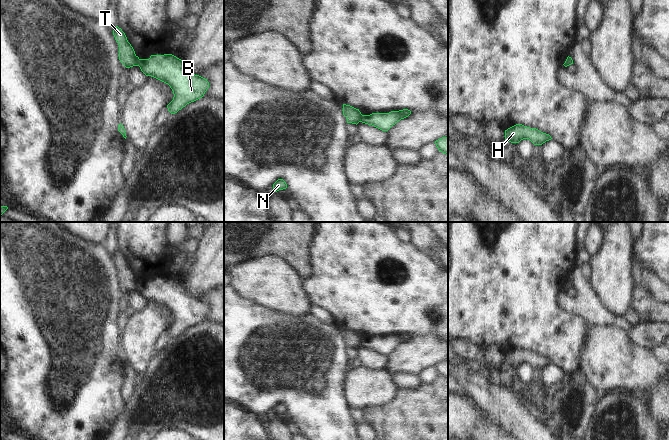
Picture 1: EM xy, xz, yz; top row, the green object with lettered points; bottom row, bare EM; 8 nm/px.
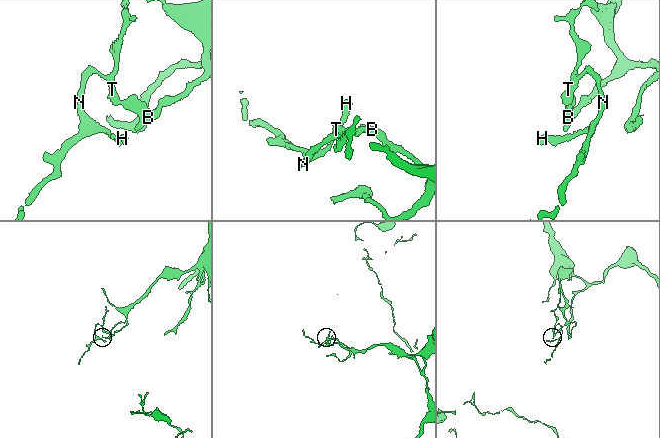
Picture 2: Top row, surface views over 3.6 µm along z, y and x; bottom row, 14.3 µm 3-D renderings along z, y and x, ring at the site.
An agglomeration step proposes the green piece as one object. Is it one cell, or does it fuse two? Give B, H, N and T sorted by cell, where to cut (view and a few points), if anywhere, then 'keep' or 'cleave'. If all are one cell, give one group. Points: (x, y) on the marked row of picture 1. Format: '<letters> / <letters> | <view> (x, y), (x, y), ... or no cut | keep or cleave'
B / H N T | xy (139, 59), (137, 65) | cleave

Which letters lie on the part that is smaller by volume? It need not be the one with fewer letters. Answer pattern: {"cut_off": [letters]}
{"cut_off": ["H", "N", "T"]}

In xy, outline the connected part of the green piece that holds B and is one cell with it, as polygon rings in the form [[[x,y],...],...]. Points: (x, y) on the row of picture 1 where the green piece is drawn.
[[[172,54],[151,55],[149,59],[139,59],[138,66],[146,76],[154,77],[170,86],[174,97],[167,108],[171,114],[177,113],[187,104],[202,98],[209,88],[207,79],[191,73],[184,61]]]

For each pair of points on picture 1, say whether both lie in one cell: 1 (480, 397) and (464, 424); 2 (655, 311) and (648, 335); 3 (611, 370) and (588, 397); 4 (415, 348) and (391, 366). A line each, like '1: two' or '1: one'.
1: two
2: two
3: two
4: one

